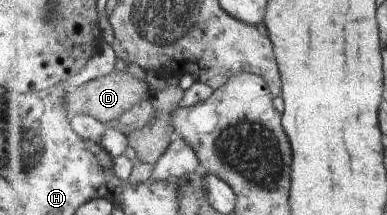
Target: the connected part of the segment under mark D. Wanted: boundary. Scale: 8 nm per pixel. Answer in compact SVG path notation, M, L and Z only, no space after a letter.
M114 71L108 76L97 78L78 88L73 88L71 93L66 96L65 102L66 108L70 110L71 119L78 115L92 115L100 122L106 123L119 120L123 114L150 96L150 86L144 79L135 78L126 71Z

